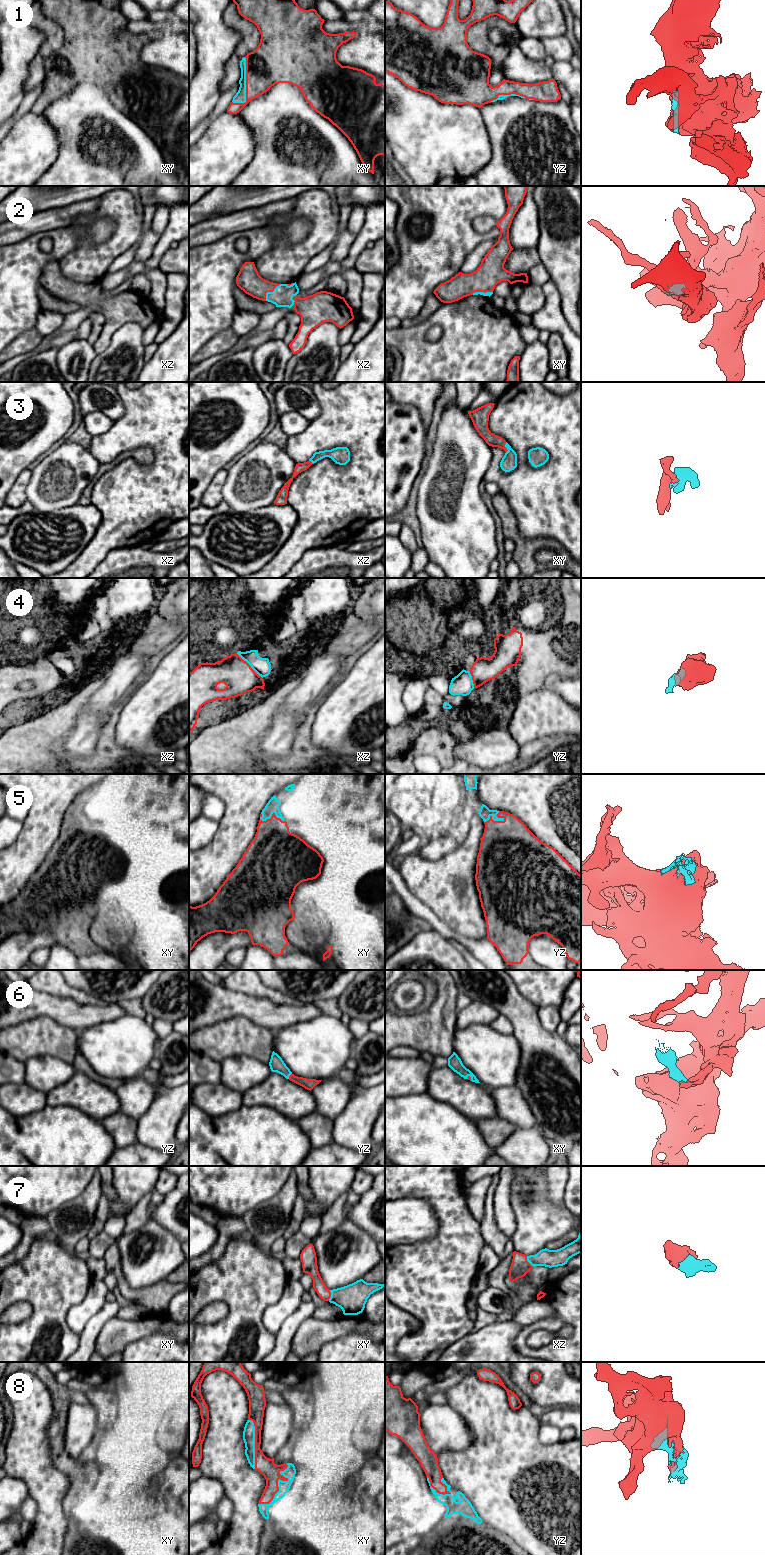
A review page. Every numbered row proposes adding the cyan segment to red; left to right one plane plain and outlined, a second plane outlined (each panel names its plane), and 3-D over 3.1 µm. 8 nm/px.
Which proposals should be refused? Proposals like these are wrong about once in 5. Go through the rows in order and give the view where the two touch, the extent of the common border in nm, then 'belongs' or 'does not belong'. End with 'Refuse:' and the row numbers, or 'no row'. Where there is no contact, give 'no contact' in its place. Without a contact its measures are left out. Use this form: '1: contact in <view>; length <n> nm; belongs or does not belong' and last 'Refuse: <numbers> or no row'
1: contact in xy; length 380 nm; belongs
2: contact in xz; length 180 nm; belongs
3: contact in xy; length 90 nm; belongs
4: contact in xz; length 300 nm; does not belong
5: contact in yz; length 170 nm; belongs
6: contact in yz; length 50 nm; belongs
7: contact in xy; length 90 nm; belongs
8: contact in xy; length 400 nm; belongs
Refuse: 4

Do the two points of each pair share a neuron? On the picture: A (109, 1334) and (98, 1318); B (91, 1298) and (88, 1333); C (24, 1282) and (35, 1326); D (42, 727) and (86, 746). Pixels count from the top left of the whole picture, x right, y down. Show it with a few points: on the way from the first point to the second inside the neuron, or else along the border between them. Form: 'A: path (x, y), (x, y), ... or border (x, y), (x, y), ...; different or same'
A: border (111, 1317), (100, 1332), (94, 1347); different
B: border (105, 1302), (79, 1334); different
C: path (35, 1293), (38, 1296), (38, 1315); same
D: border (76, 722), (65, 738); different

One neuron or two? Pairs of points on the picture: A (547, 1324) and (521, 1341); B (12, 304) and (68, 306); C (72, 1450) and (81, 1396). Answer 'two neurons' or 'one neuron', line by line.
A: one neuron
B: two neurons
C: two neurons

